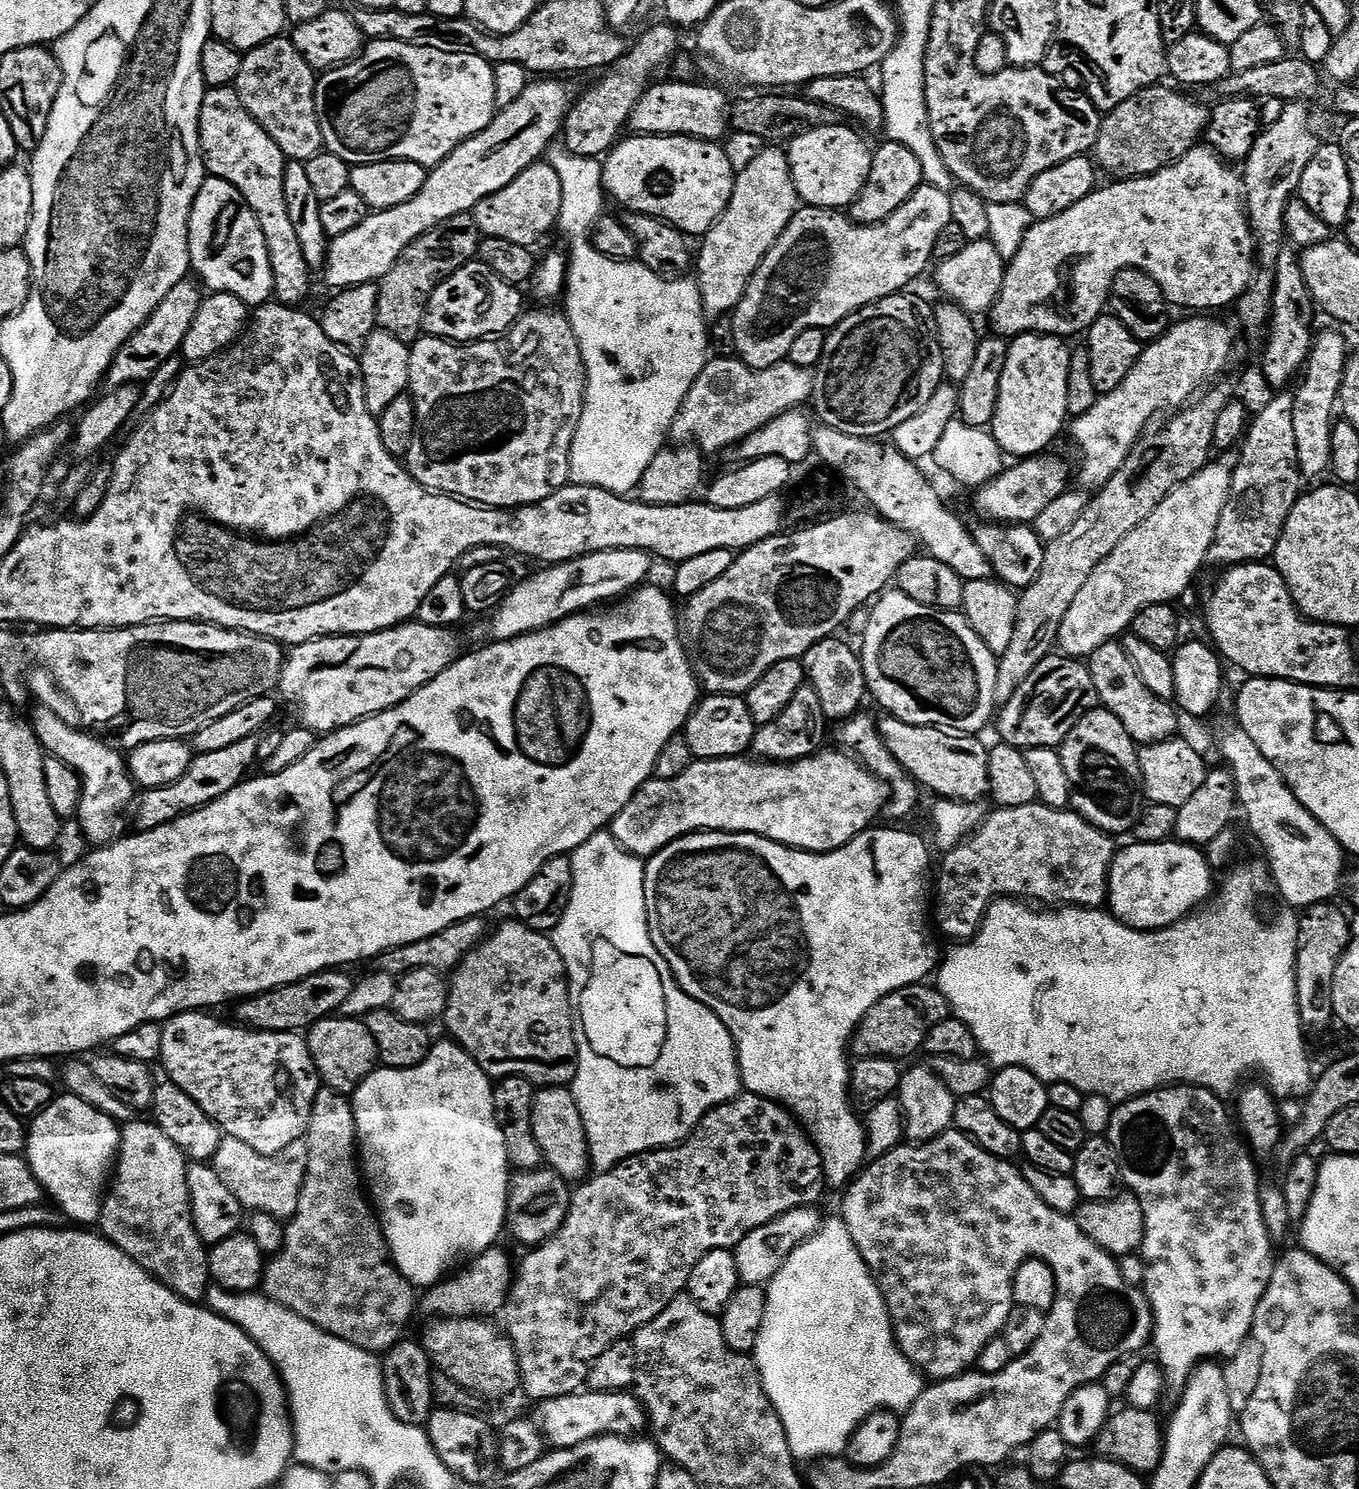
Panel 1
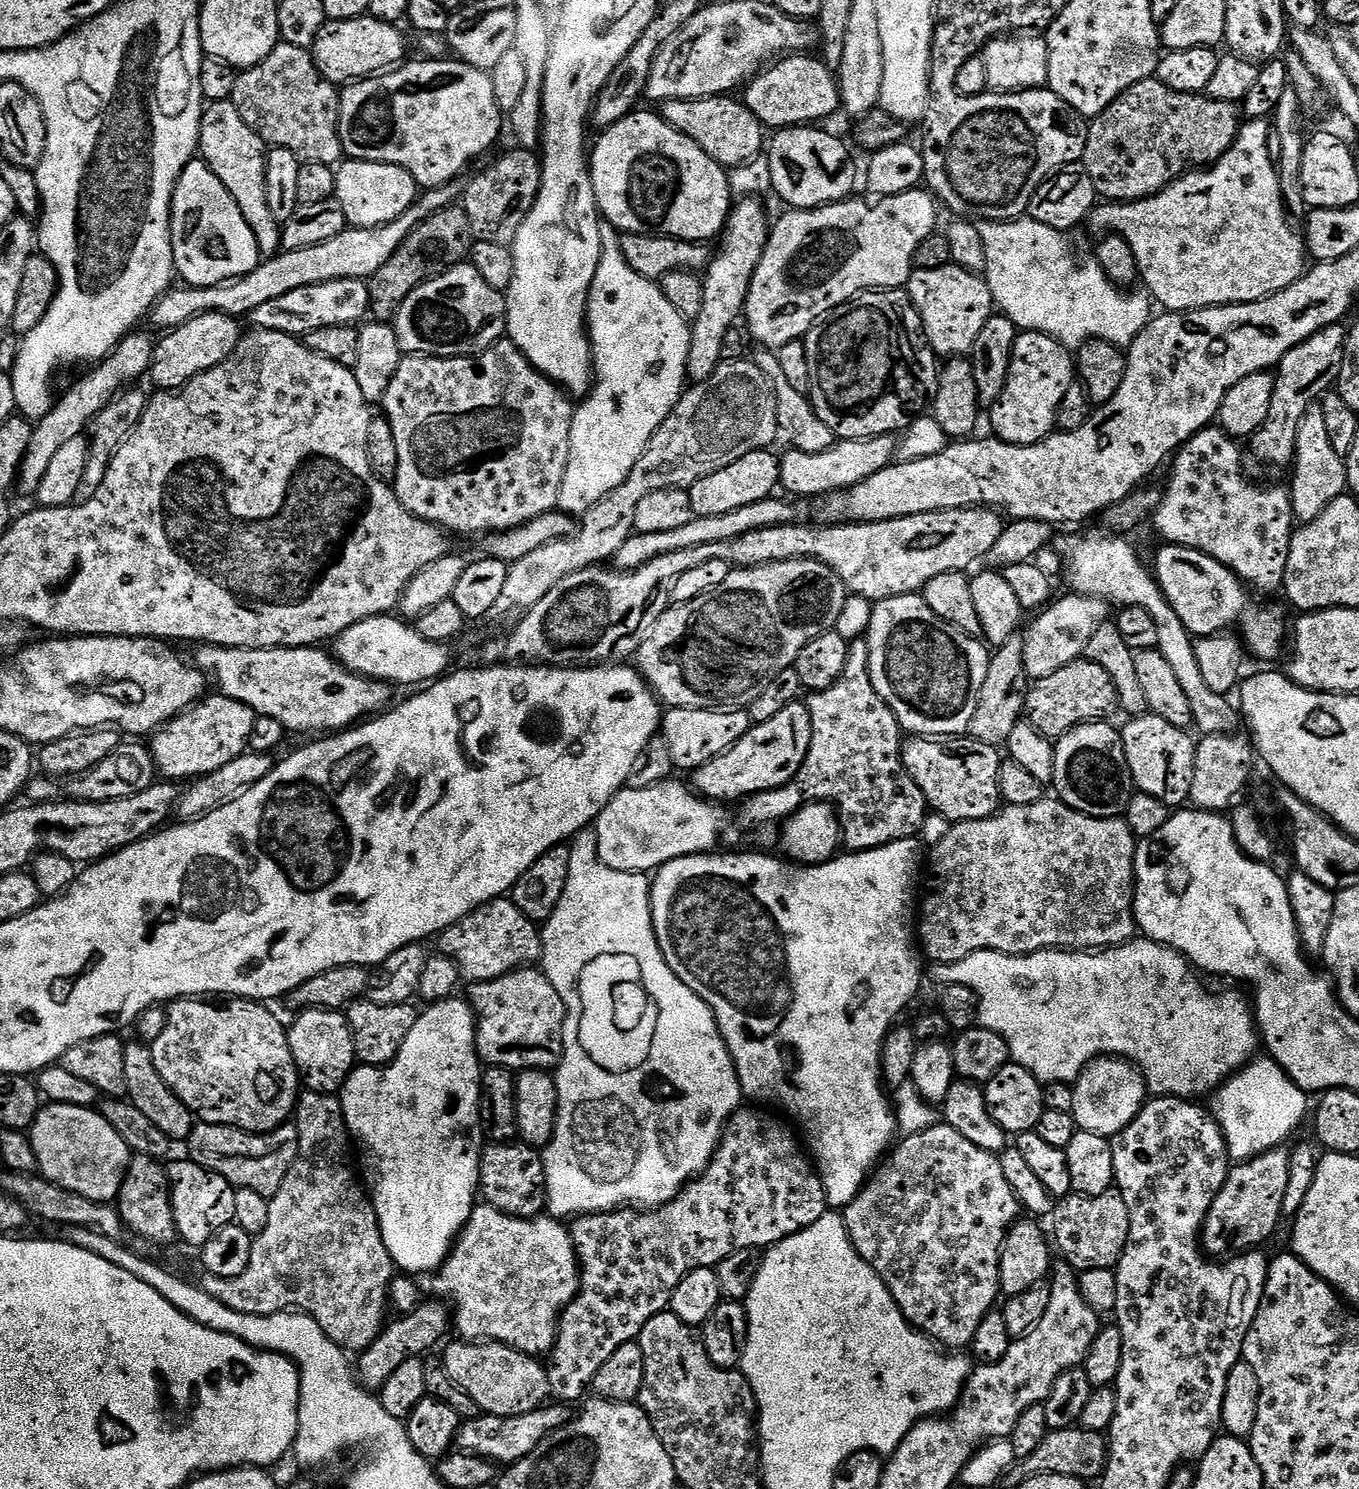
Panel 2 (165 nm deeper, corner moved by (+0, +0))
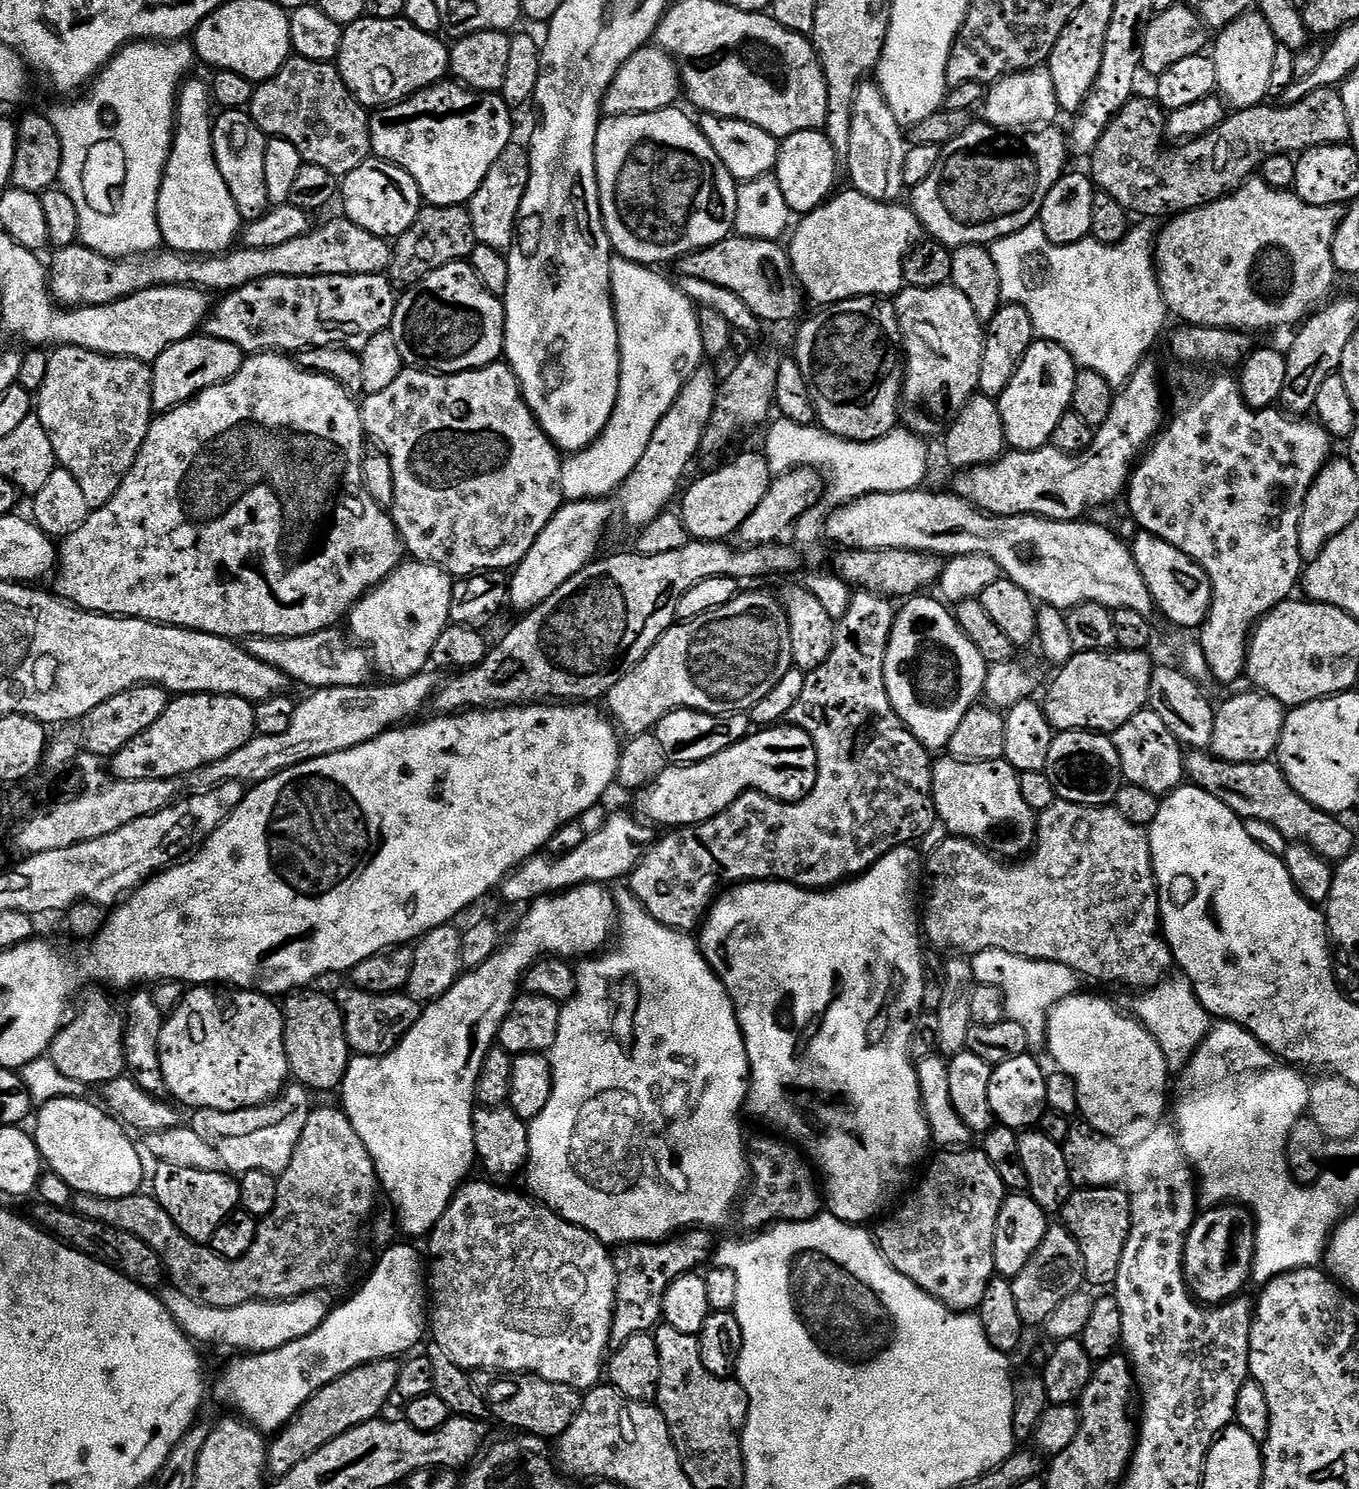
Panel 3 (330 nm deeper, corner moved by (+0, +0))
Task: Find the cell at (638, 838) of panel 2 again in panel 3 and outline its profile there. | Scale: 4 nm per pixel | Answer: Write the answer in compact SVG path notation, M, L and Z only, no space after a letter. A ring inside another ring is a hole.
M609 815L601 830L585 836L582 846L578 846L578 850L570 850L570 854L555 858L548 854L532 856L506 877L498 889L499 895L504 895L512 904L528 906L541 898L567 892L569 888L576 888L579 884L608 886L611 885L611 880L620 880L623 876L625 879L640 863L640 857L654 840L651 832L653 829L637 819L635 815L632 816Z

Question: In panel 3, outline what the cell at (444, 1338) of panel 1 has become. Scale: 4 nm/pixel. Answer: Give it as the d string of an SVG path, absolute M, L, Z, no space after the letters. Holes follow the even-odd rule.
M480 1374L475 1377L474 1383L480 1395L484 1397L484 1404L488 1407L491 1419L501 1420L502 1423L509 1424L512 1430L519 1430L529 1436L559 1438L568 1429L572 1419L580 1413L582 1396L577 1389L562 1386L558 1382L546 1382L537 1376L527 1374Z

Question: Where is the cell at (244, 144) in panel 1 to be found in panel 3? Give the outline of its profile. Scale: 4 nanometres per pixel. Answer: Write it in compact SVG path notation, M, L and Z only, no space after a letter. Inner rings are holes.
M221 111L212 125L212 145L214 158L218 162L218 170L222 170L222 178L226 178L226 190L230 190L230 198L234 198L234 206L238 206L241 221L251 222L262 218L269 210L266 194L266 146L269 137L252 121L247 111Z

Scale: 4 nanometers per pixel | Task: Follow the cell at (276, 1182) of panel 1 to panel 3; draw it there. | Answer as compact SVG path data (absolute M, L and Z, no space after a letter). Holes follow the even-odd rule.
M292 1082L271 1104L264 1104L261 1108L243 1108L233 1112L195 1109L191 1113L190 1127L218 1154L218 1158L222 1158L224 1168L229 1173L266 1170L266 1174L279 1177L286 1166L290 1166L290 1158L294 1158L302 1130L306 1130L306 1122L314 1107L311 1098L309 1089Z

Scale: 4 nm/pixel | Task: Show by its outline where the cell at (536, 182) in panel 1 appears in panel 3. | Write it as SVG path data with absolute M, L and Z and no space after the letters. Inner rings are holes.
M513 142L498 154L498 162L490 166L490 174L478 186L470 203L467 205L470 218L474 222L474 234L477 244L485 244L501 250L511 249L516 239L516 225L520 219L522 198L530 182L530 158L528 148Z

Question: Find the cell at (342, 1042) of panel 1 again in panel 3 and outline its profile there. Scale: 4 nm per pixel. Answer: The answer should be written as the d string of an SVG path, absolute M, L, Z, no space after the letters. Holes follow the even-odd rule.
M297 990L283 1001L284 1041L291 1079L316 1092L332 1092L344 1083L350 1049L339 1003L324 992Z

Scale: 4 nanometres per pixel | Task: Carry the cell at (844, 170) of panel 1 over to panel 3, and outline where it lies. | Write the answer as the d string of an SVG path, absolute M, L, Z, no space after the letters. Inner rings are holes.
M823 131L799 132L783 137L774 179L786 198L789 213L807 214L821 207L833 195L836 184L836 160L838 153L830 146Z

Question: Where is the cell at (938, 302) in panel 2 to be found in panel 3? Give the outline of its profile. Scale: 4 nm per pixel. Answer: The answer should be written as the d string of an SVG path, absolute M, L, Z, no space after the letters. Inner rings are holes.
M950 282L932 289L905 286L900 289L894 303L896 317L900 320L902 351L906 357L903 423L915 436L939 437L963 411L968 399L977 395L986 339L985 325L974 312L974 306L970 306L970 298Z

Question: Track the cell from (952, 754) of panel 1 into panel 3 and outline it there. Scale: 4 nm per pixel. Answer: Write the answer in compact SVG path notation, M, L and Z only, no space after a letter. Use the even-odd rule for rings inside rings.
M937 759L932 765L932 797L938 820L947 826L949 833L964 840L973 840L1001 857L1020 858L1031 853L1036 842L1038 816L1030 806L1026 806L1026 798L1022 798L1022 786L1016 769L1010 767L1005 759L990 762L943 759Z

